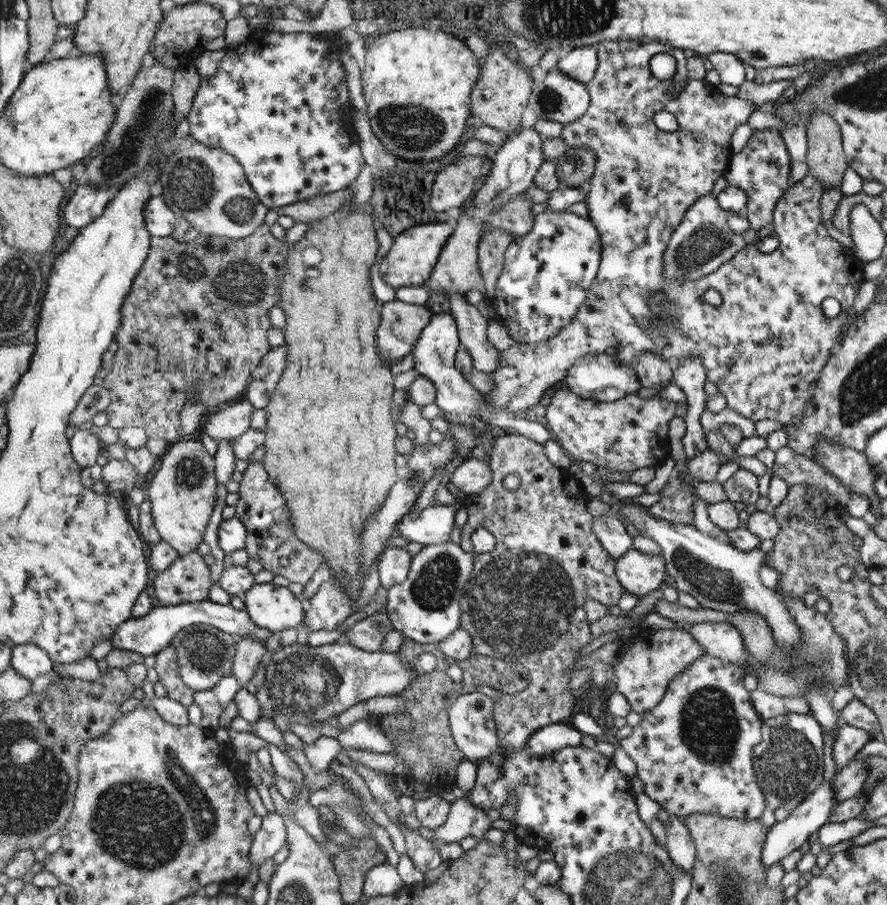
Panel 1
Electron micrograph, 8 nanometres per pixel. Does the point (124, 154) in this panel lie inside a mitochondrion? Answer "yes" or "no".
yes

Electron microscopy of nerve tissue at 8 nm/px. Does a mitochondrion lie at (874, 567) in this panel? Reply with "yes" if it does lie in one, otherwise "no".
no

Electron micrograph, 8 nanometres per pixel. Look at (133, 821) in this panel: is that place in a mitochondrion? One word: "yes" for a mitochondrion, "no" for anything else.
yes

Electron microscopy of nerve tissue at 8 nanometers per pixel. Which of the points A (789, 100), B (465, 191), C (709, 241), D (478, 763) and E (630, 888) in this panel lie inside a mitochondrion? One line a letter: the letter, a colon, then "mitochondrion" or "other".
A: other
B: other
C: mitochondrion
D: other
E: mitochondrion

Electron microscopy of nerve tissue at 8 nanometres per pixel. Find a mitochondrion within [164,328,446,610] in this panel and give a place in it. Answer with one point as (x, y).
(189, 474)

